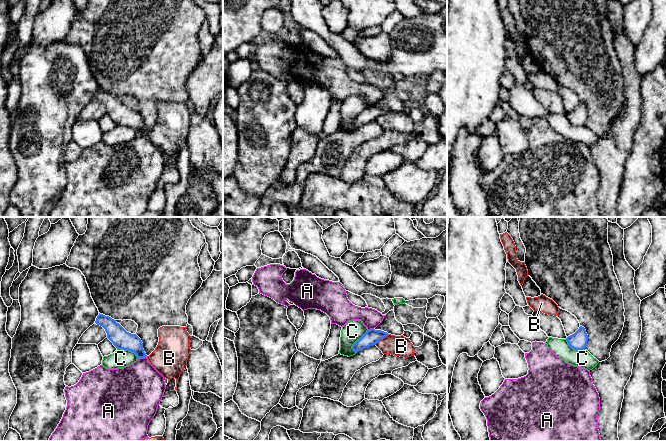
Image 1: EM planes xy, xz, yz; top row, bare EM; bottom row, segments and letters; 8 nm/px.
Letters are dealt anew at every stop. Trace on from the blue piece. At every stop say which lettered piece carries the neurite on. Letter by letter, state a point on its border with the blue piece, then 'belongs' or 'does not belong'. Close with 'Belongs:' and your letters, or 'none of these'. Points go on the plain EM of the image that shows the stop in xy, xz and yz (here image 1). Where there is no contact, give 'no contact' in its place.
A: xy (142, 133) | does not belong
B: xz (381, 114) | does not belong
C: xz (356, 117) | does not belong
Belongs: none of these

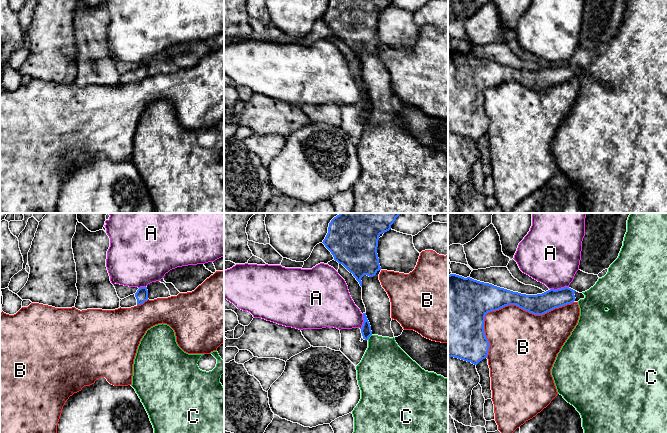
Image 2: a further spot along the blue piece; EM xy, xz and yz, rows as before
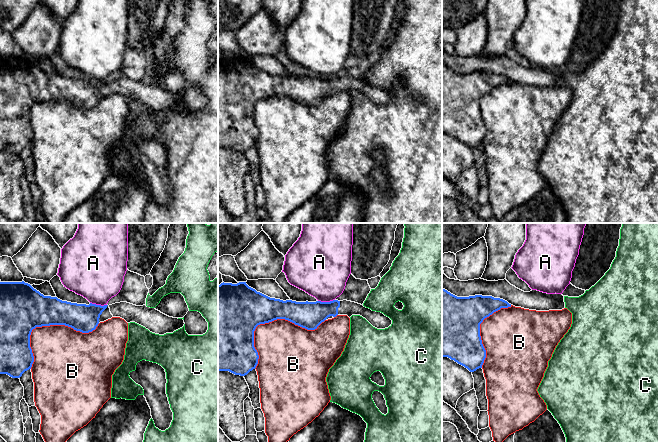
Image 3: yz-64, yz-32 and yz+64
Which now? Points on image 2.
A: yz (559, 65) | does not belong
B: yz (508, 80) | does not belong
C: xz (369, 112) | does not belong
Belongs: none of these

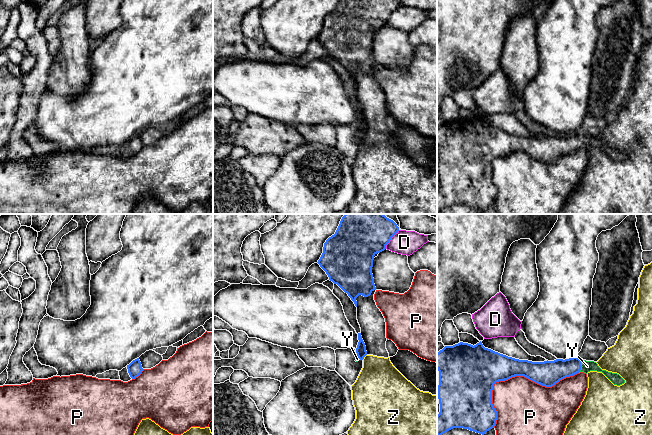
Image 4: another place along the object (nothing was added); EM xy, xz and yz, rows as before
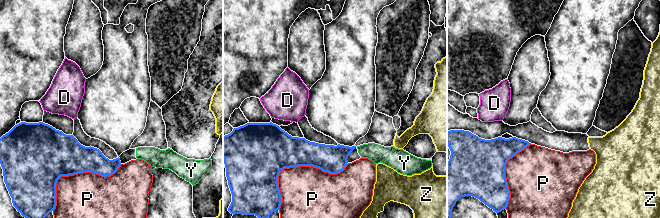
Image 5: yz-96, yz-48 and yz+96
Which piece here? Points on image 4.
D: xz (390, 15) | does not belong
P: yz (514, 152) | does not belong
Y: yz (581, 142) | belongs
Z: xz (364, 132) | does not belong
Belongs: Y

